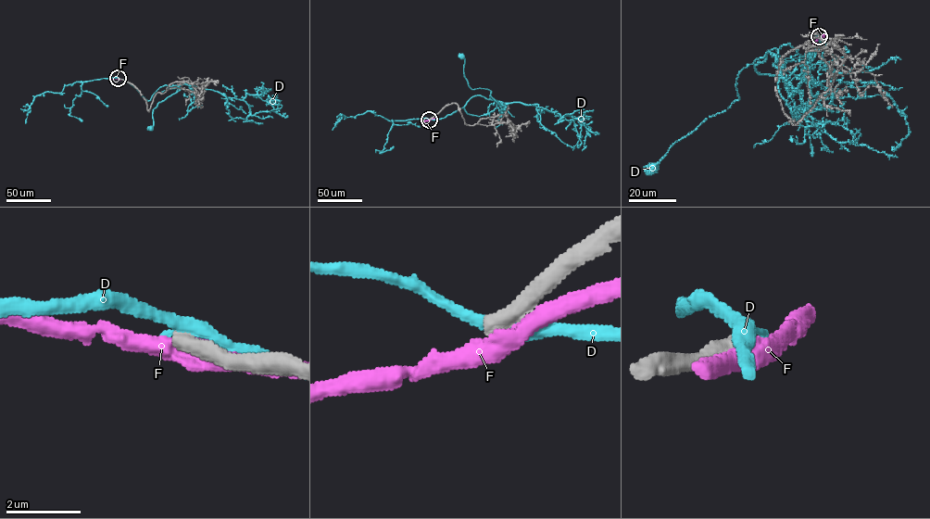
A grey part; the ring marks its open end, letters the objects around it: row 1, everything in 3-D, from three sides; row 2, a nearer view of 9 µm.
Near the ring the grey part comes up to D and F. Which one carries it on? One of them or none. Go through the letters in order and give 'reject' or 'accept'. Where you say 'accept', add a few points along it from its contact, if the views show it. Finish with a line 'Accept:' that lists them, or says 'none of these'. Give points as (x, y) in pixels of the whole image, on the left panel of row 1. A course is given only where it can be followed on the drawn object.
D: reject
F: reject
Accept: none of these

